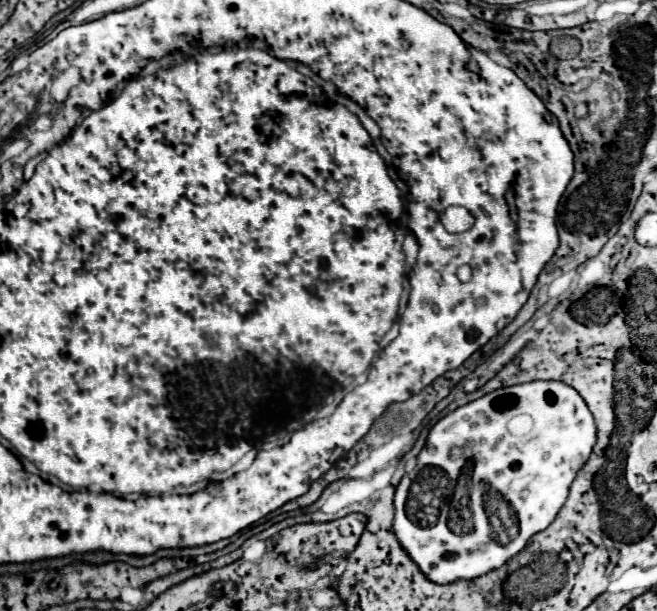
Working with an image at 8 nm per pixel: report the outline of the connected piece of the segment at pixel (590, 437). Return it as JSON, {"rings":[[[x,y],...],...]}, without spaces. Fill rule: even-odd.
{"rings":[[[530,381],[530,383],[522,383],[522,385],[512,385],[512,387],[496,389],[496,391],[488,393],[488,395],[484,395],[484,397],[472,401],[472,403],[468,403],[464,407],[458,407],[456,411],[448,413],[446,417],[442,417],[430,429],[426,445],[418,453],[418,465],[416,465],[416,469],[412,473],[406,473],[402,477],[398,489],[396,489],[396,495],[394,495],[394,507],[396,507],[394,533],[396,533],[398,541],[400,541],[400,545],[410,555],[410,559],[434,583],[452,583],[456,579],[474,579],[474,577],[484,575],[484,573],[488,573],[492,569],[498,569],[510,557],[520,553],[534,533],[546,529],[554,521],[554,517],[558,515],[560,507],[564,505],[564,501],[568,497],[570,483],[574,481],[576,473],[584,467],[586,459],[592,453],[594,443],[596,443],[594,417],[592,417],[590,409],[586,407],[584,399],[570,385],[560,383],[560,381]]]}

